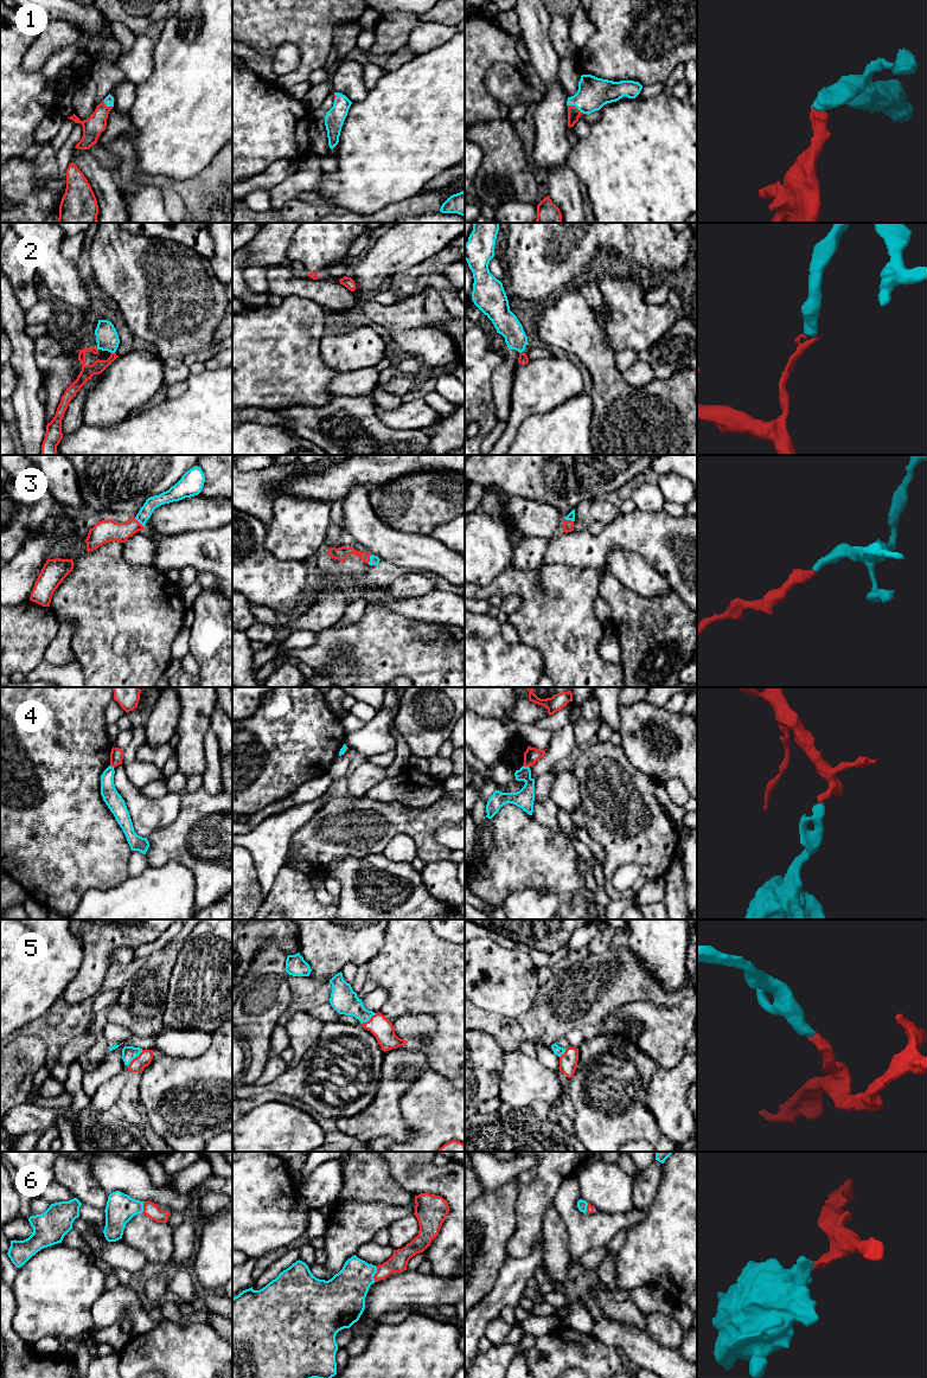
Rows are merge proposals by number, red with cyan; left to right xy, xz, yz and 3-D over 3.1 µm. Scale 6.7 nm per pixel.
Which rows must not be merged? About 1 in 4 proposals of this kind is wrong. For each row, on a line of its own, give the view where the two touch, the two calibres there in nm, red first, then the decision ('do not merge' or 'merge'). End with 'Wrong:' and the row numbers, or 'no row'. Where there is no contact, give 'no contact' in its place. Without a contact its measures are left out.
1: meets red in yz; 80 nm thick on the red side, 220 nm on the other; merge
2: meets red in xy; 90 nm thick on the red side, 150 nm on the other; do not merge
3: meets red in xz; 90 nm thick on the red side, 60 nm on the other; merge
4: meets red in yz; 100 nm thick on the red side, 130 nm on the other; do not merge
5: meets red in xy; 100 nm thick on the red side, 100 nm on the other; merge
6: meets red in xz; 130 nm thick on the red side, 280 nm on the other; merge
Wrong: 2, 4

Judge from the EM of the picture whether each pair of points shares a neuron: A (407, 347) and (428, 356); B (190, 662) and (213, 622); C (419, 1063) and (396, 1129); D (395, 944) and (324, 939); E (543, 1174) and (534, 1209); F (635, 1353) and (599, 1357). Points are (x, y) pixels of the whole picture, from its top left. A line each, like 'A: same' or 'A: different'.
A: same
B: different
C: same
D: different
E: same
F: different

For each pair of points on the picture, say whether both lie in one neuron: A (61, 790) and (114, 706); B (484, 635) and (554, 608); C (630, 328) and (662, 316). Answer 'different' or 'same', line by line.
A: different
B: different
C: same

